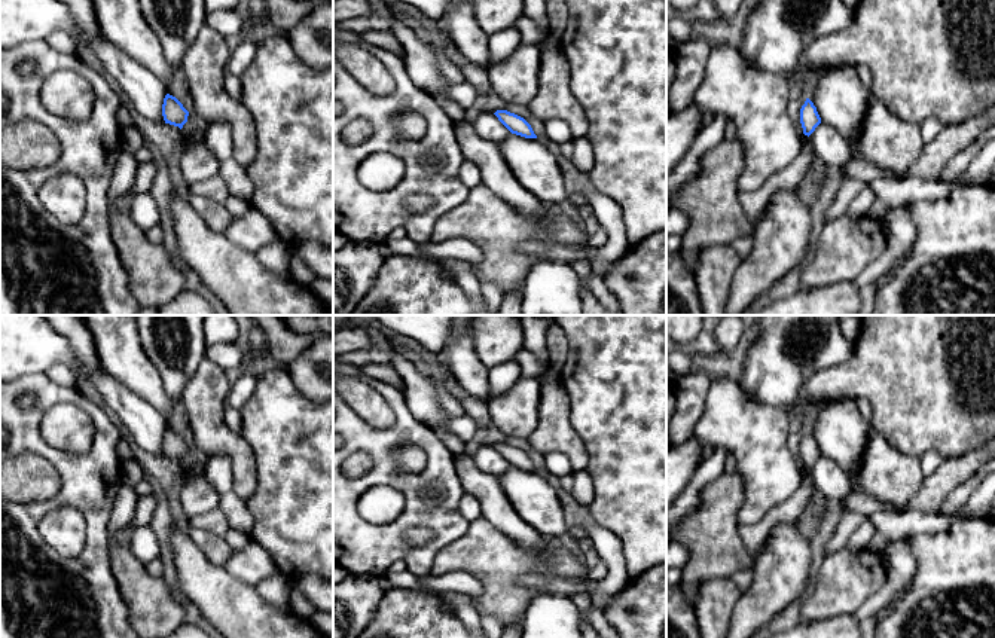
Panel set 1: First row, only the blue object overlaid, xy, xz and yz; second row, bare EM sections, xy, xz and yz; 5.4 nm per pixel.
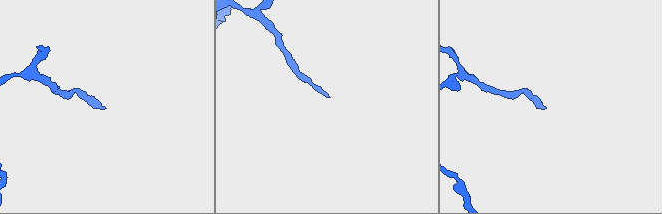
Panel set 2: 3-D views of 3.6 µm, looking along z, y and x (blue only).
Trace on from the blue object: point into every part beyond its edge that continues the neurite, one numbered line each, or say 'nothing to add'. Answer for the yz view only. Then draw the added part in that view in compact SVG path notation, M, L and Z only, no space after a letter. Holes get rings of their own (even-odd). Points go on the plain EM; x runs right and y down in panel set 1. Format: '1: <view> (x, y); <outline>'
1: yz (797, 429); M814 407L805 409L799 418L796 418L790 412L787 445L788 445L788 451L791 452L793 458L800 467L803 467L803 461L800 457L800 442L805 437L805 434L814 428L815 413L817 410Z

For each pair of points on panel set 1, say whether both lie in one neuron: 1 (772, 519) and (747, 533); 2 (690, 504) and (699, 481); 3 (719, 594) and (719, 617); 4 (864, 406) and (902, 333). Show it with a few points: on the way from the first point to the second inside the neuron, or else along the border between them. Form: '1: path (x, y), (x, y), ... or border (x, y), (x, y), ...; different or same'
1: path (766, 524), (757, 533), (753, 533); same
2: path (690, 498), (695, 487); same
3: path (719, 600), (719, 611); same
4: border (858, 397), (864, 397), (870, 403), (872, 421); different

